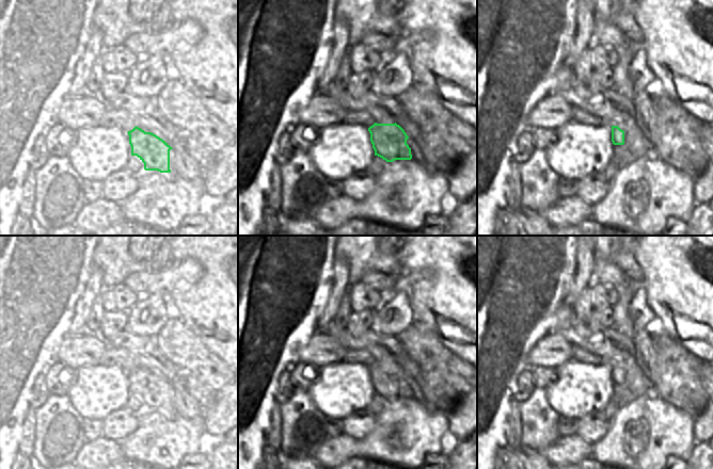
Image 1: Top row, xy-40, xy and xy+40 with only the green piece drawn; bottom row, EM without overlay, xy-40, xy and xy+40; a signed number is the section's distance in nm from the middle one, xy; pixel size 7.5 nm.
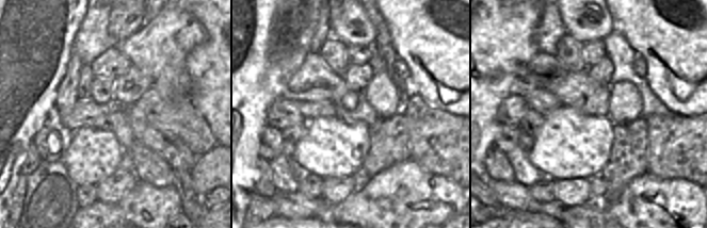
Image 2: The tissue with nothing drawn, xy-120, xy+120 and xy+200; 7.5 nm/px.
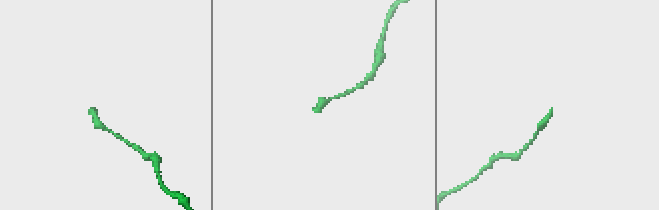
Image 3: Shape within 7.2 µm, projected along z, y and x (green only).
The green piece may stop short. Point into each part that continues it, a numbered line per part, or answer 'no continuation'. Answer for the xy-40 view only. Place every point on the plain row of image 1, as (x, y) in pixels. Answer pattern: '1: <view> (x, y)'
no continuation

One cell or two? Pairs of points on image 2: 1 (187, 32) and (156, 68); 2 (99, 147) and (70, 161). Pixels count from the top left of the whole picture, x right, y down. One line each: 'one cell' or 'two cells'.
1: one cell
2: one cell

